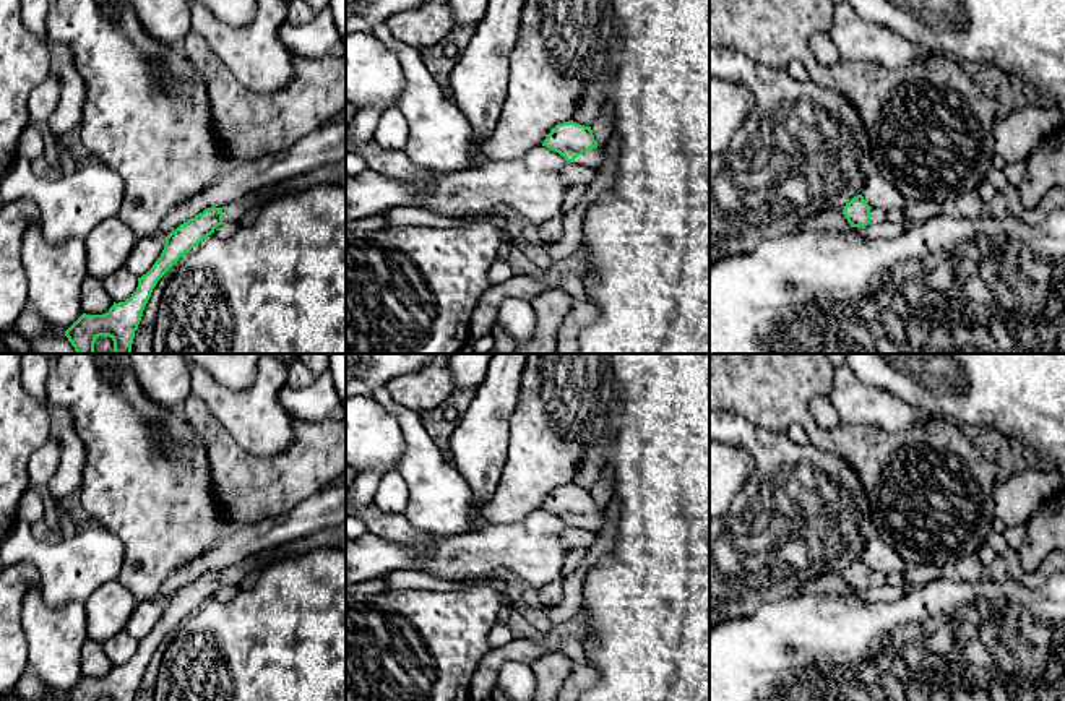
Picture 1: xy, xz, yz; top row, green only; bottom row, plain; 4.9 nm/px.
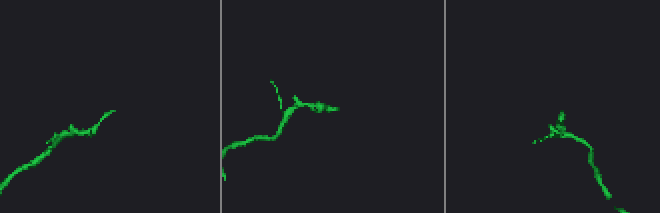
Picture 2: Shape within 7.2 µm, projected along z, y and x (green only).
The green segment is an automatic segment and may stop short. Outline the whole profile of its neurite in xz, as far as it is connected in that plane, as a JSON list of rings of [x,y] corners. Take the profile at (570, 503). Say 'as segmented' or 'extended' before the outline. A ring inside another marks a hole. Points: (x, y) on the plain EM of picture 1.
extended | [[[573,484],[555,488],[542,510],[563,519],[568,527],[575,526],[596,532],[606,524],[606,511],[597,508],[591,490],[580,488]]]

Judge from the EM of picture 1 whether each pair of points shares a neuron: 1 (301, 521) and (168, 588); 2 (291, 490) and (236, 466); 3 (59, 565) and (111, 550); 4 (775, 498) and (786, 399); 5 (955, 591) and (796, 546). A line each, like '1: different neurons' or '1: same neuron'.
1: same neuron
2: same neuron
3: same neuron
4: different neurons
5: different neurons

